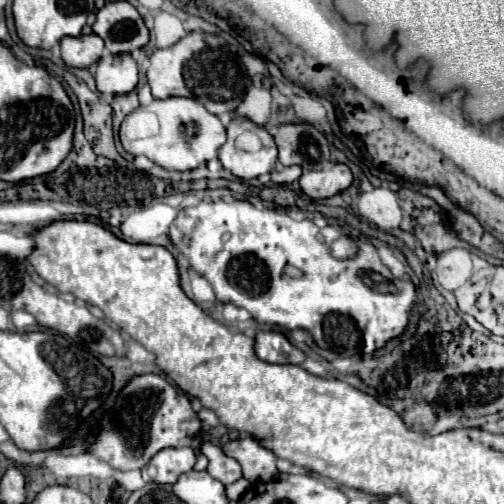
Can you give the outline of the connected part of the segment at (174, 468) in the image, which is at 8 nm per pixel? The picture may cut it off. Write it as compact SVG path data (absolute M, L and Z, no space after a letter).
M190 446L186 448L166 448L160 450L148 466L142 468L142 478L156 484L172 484L180 474L192 470L196 464L196 454Z

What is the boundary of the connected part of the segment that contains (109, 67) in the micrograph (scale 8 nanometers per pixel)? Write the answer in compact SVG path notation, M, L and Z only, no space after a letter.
M106 54L100 58L96 68L96 86L102 94L128 94L138 84L138 68L130 54L112 56Z

